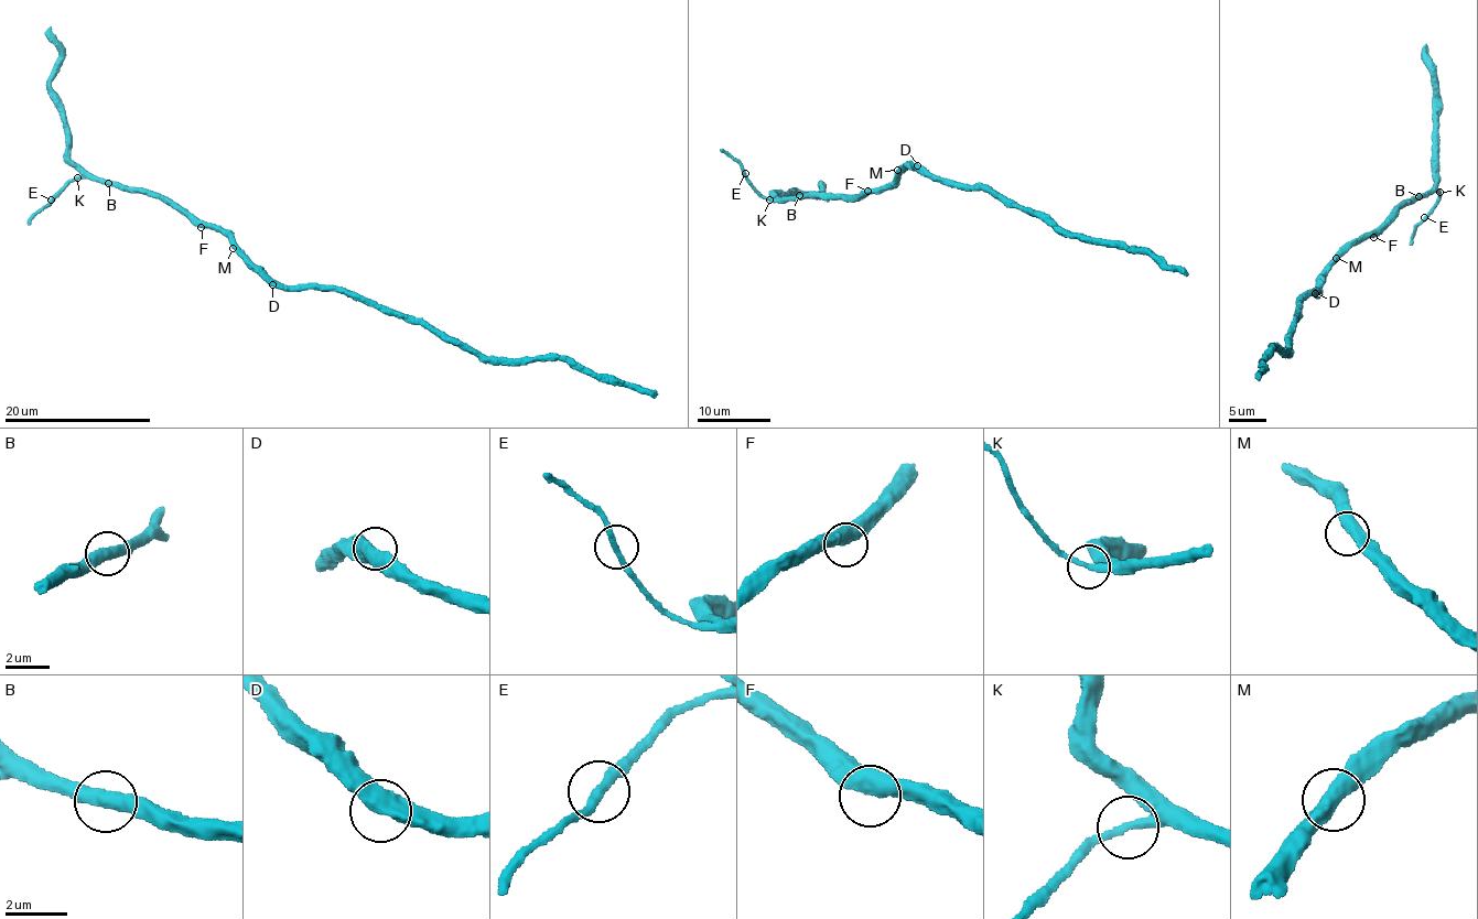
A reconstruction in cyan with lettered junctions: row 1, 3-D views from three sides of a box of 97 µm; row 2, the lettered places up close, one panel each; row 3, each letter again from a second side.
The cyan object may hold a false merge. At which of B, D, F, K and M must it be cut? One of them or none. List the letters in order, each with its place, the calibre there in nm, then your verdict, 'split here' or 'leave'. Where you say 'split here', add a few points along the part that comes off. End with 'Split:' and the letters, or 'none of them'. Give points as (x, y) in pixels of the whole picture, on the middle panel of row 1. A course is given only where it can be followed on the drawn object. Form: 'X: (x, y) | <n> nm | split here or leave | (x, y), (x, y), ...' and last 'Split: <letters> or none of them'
B: (799, 195) | 460 nm | leave
D: (917, 165) | 500 nm | leave
F: (867, 191) | 500 nm | leave
K: (769, 199) | 280 nm | leave
M: (897, 170) | 480 nm | leave
Split: none of them

